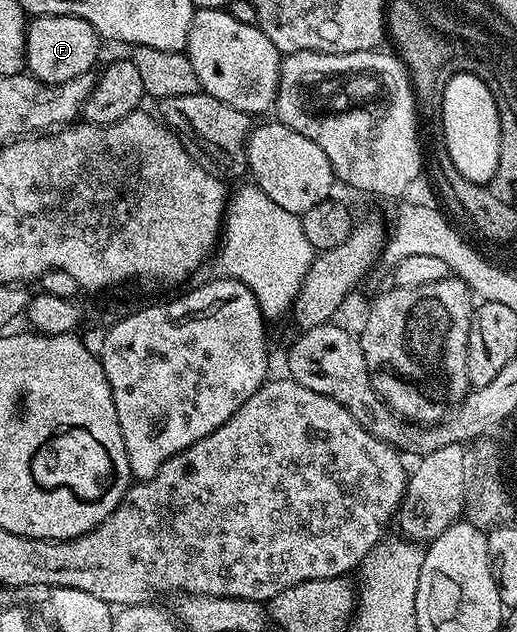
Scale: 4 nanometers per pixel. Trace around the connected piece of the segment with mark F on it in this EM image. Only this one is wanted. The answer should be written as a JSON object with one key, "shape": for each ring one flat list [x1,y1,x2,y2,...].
{"shape":[[38,16,29,23,24,47,27,71,43,84,61,84,97,66,102,38,90,22,77,16]]}

